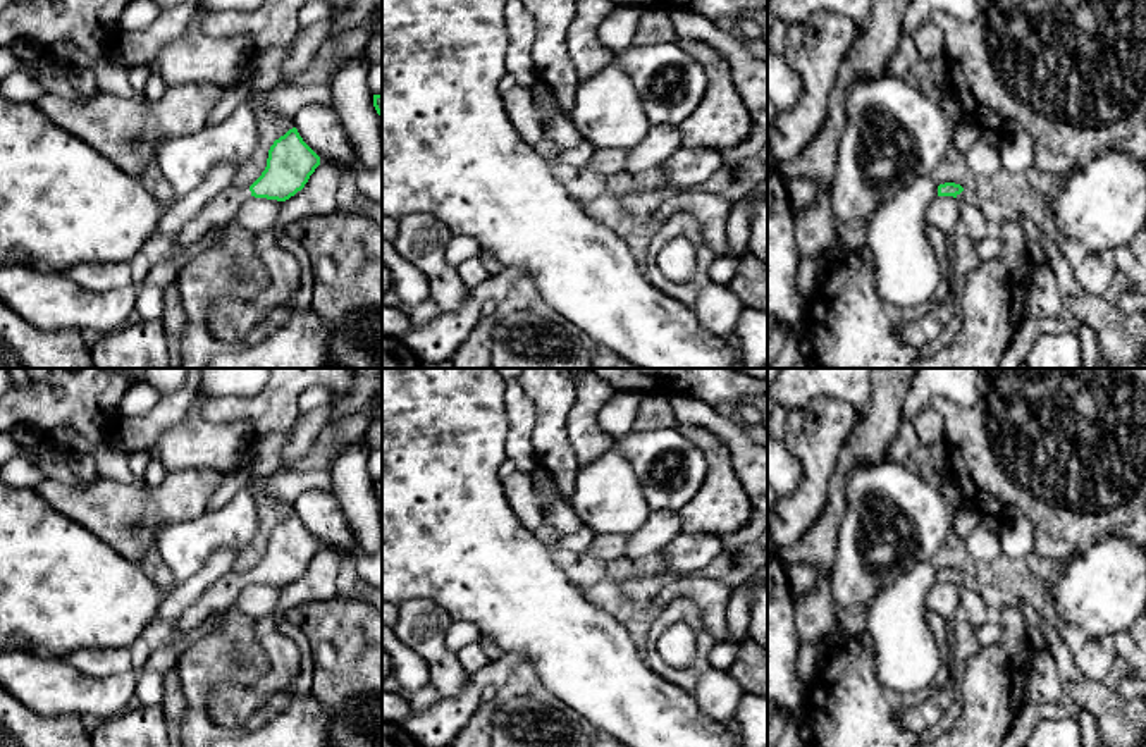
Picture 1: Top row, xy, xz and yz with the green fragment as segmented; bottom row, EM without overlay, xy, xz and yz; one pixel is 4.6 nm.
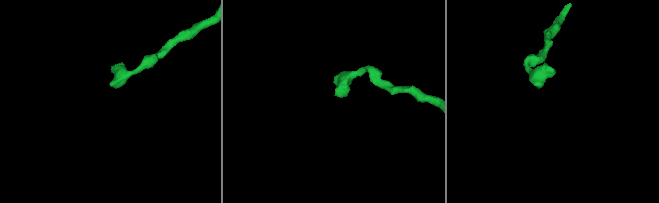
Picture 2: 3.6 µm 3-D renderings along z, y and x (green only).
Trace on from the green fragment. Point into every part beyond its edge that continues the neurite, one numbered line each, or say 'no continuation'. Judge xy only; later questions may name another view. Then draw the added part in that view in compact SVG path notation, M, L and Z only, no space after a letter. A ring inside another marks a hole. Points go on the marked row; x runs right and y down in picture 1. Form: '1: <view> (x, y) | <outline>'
1: xy (222, 207) | M229 186L215 194L200 213L196 213L184 229L177 234L177 243L172 251L181 255L188 246L200 241L212 227L231 222L239 207L251 196L250 189Z

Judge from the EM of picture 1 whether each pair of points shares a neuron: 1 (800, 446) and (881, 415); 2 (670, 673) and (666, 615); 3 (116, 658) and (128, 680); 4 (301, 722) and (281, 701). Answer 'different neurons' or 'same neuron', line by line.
1: different neurons
2: same neuron
3: different neurons
4: different neurons

